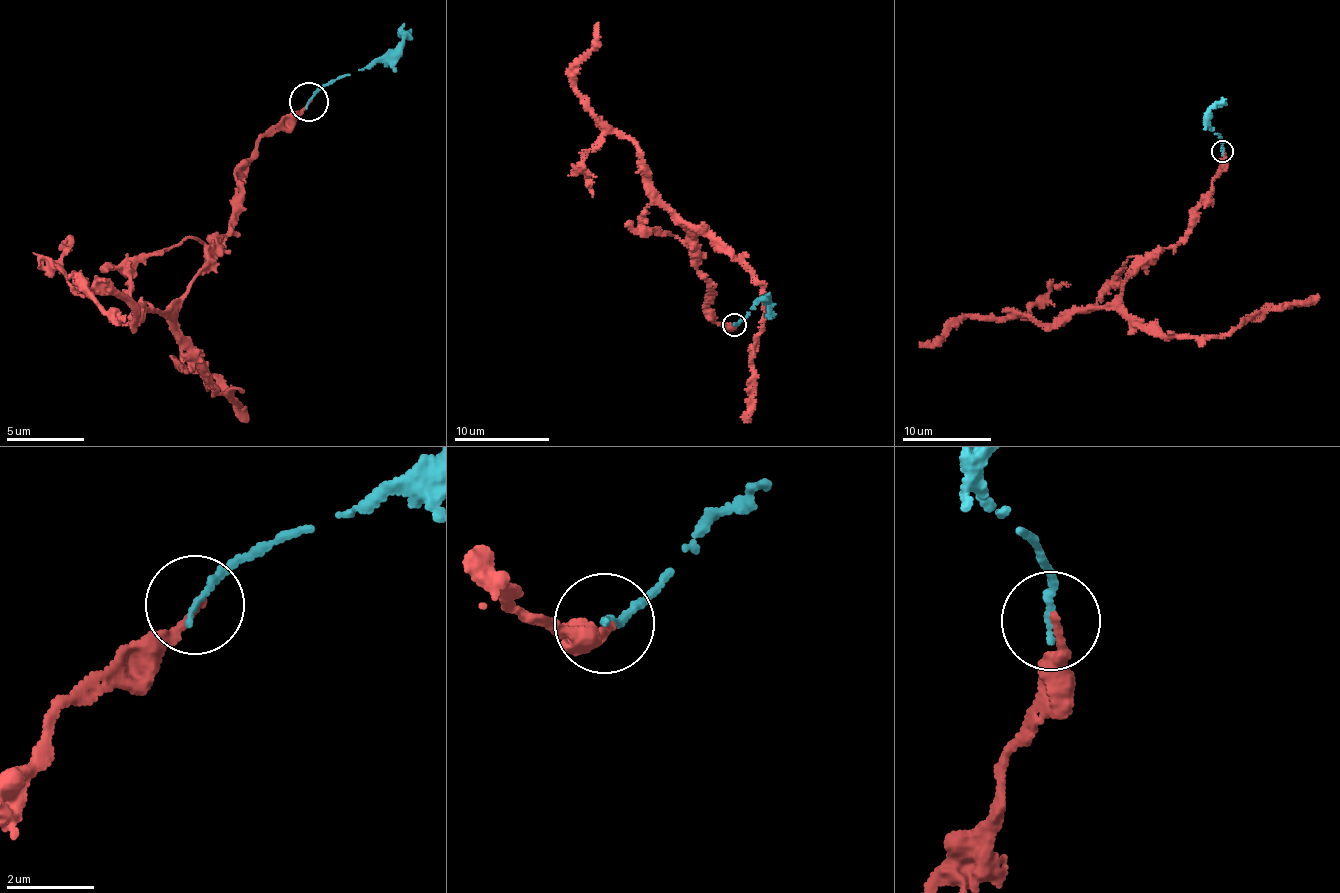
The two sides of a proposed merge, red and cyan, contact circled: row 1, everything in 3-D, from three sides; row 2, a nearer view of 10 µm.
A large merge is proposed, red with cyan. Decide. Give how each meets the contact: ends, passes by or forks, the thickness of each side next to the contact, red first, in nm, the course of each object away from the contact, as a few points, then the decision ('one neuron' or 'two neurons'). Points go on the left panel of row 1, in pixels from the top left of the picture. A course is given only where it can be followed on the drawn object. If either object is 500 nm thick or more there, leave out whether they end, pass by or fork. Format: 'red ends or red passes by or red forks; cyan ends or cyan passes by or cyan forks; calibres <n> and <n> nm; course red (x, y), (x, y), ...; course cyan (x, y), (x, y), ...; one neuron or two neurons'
red ends; cyan ends; calibres 190 and 150 nm; course red (309, 100), (243, 169), (235, 221), (214, 236), (223, 244), (177, 323), (217, 390), (244, 408), (172, 354); course cyan (309, 100), (341, 76), (381, 58), (411, 29); one neuron

